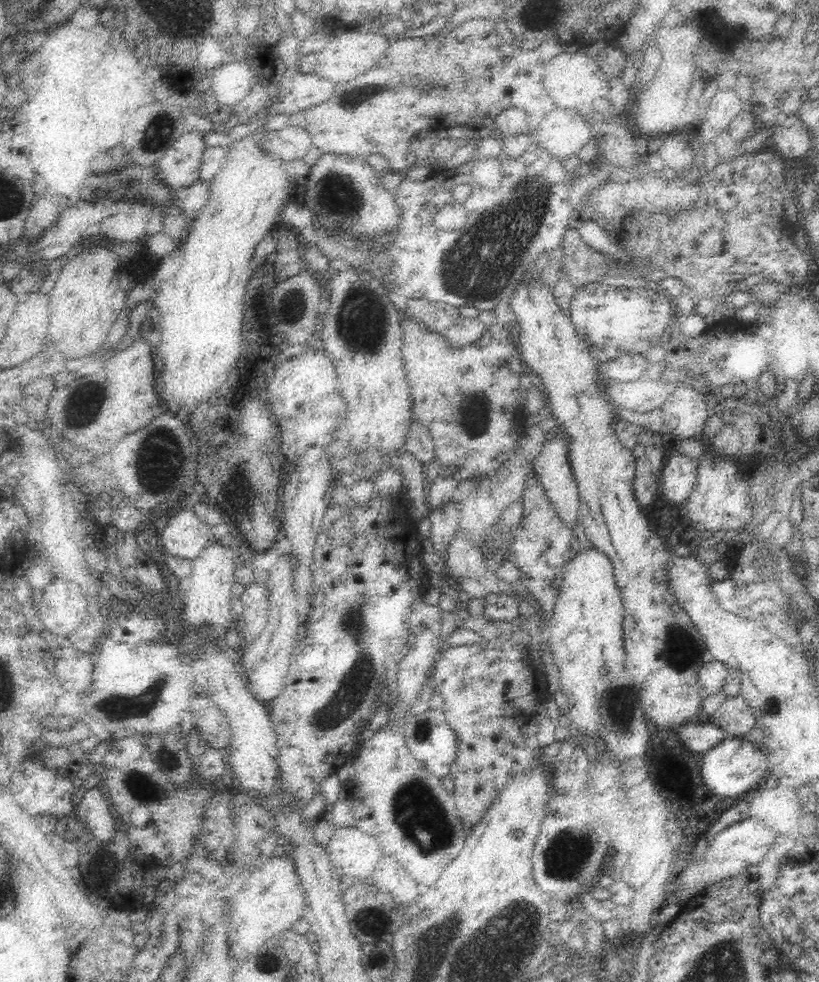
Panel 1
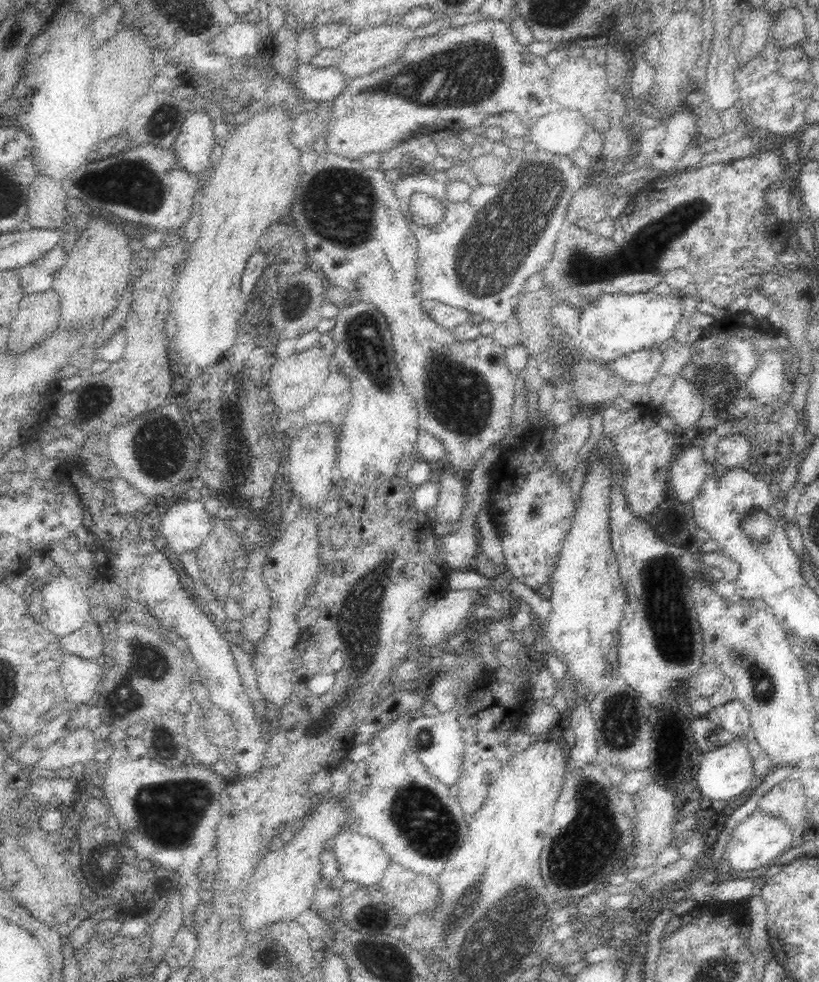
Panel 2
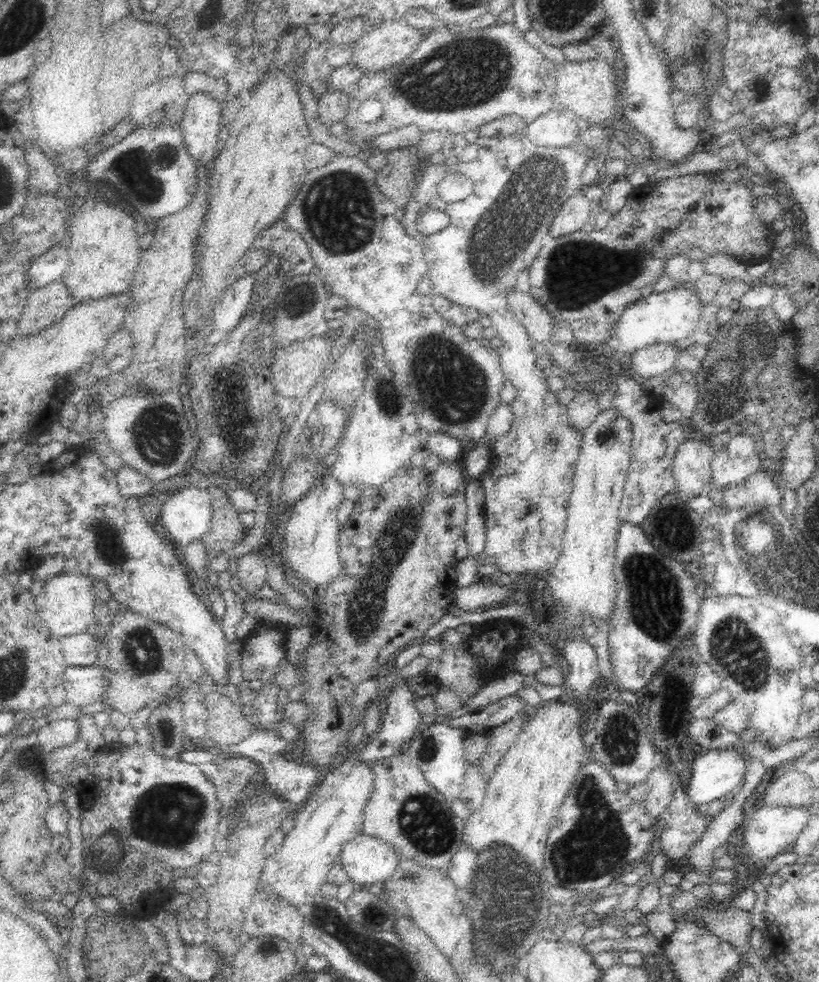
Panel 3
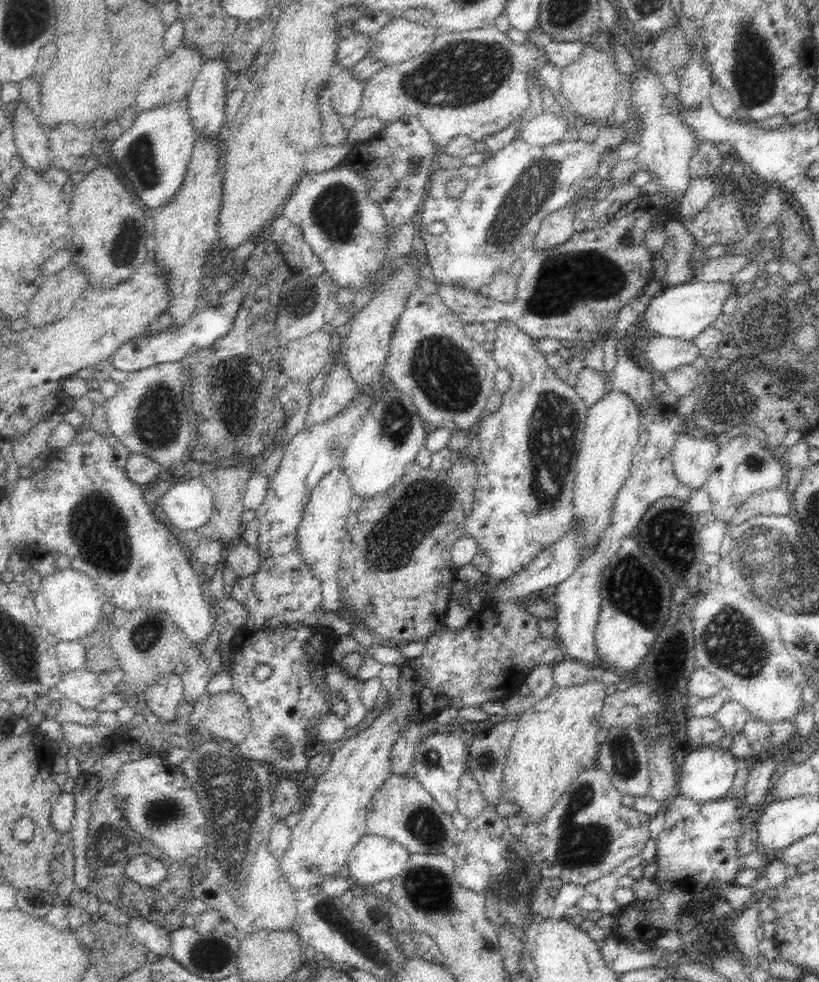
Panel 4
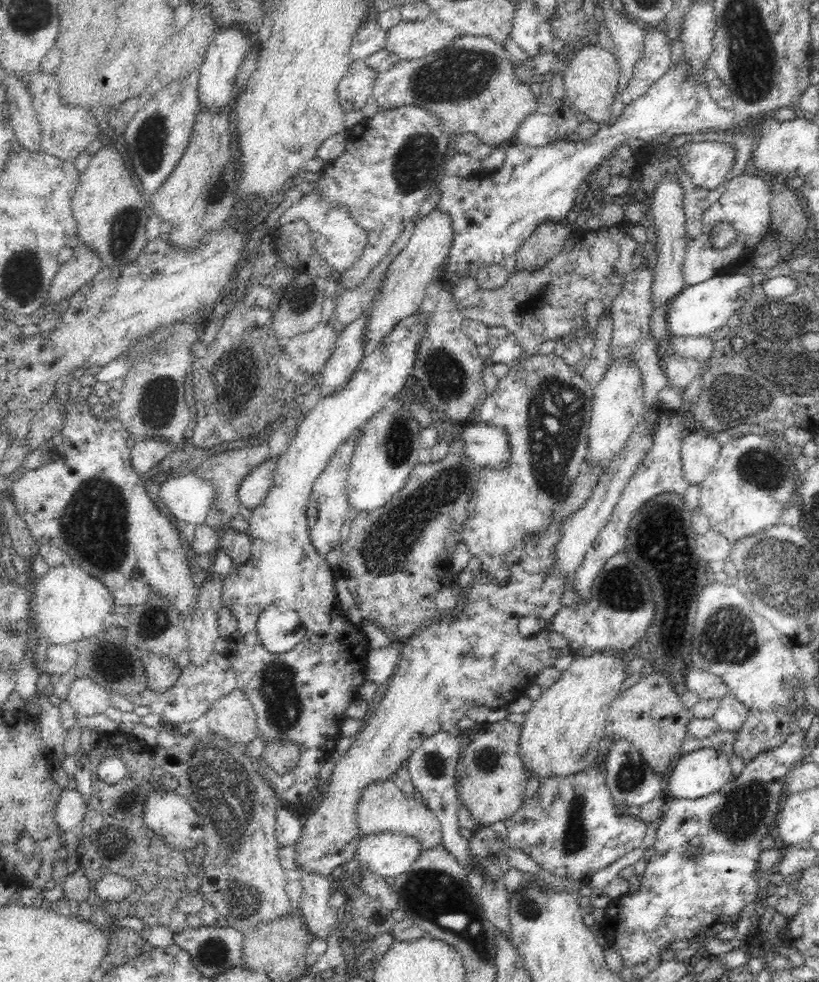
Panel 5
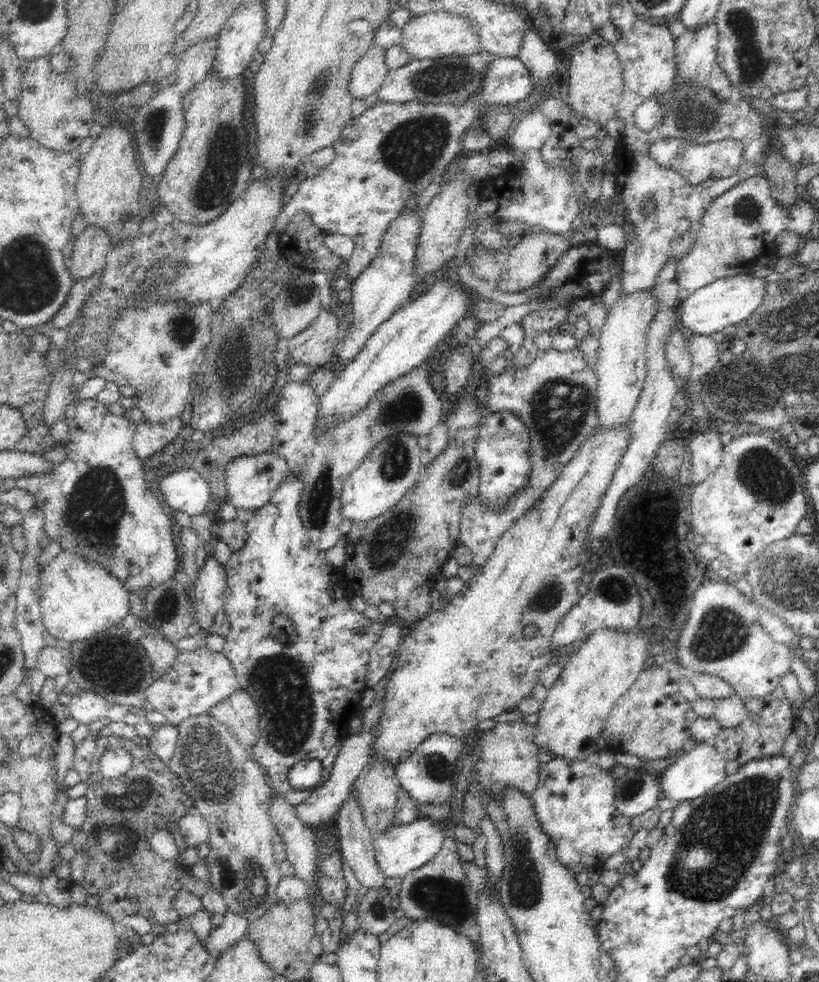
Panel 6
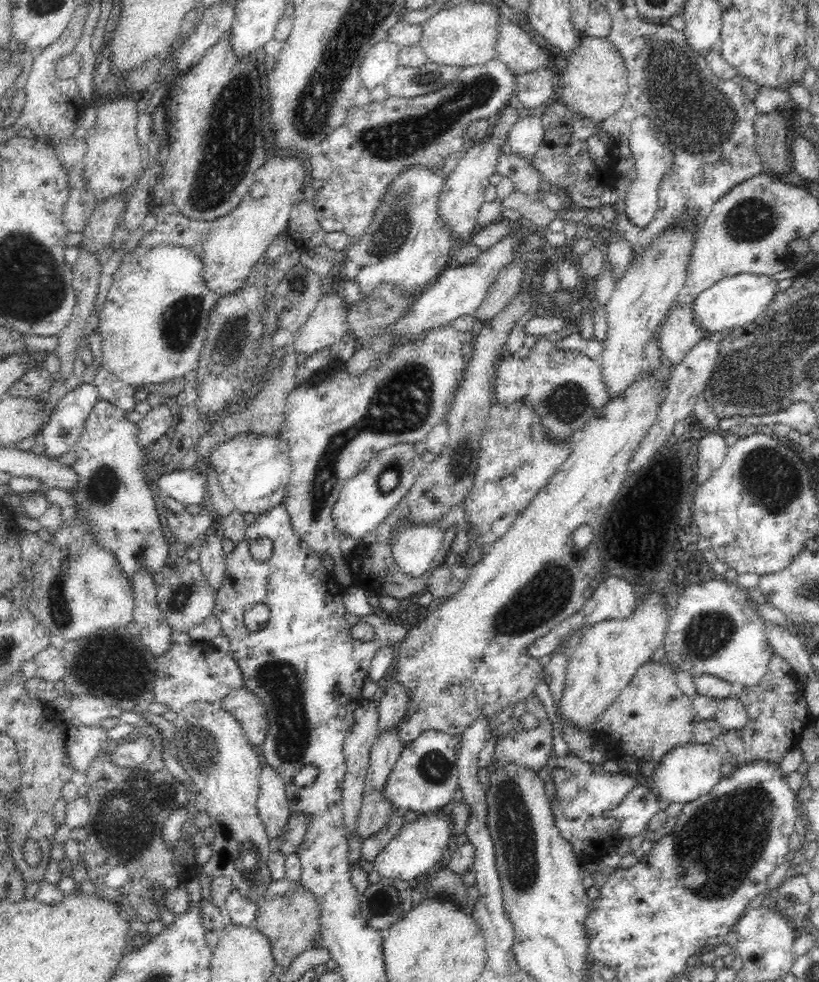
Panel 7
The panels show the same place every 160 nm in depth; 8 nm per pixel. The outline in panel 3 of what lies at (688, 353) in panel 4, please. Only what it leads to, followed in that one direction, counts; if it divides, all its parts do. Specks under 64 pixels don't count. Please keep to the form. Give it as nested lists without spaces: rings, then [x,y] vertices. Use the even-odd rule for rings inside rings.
[[[656,343],[631,354],[631,368],[642,378],[652,378],[677,367],[678,350],[672,343]]]

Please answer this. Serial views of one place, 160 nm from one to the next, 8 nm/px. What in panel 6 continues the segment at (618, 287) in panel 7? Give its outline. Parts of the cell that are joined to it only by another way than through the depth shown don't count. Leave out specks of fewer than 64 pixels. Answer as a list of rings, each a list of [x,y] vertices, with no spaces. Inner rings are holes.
[[[654,287],[619,297],[601,328],[597,354],[597,428],[616,428],[626,424],[640,398],[647,376],[647,336],[649,324],[655,315]]]

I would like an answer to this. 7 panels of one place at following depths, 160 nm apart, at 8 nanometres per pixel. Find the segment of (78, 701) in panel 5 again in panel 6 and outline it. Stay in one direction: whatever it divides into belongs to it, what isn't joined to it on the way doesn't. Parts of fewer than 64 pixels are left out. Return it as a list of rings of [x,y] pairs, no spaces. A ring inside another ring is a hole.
[[[79,690],[72,695],[67,704],[70,710],[70,718],[76,719],[78,724],[92,724],[100,718],[107,716],[111,702],[104,696],[92,690]]]

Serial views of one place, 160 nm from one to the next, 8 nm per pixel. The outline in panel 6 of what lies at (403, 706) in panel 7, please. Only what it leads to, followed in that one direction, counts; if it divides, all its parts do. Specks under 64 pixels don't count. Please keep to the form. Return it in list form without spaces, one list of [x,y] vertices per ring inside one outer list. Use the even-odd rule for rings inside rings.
[[[383,700],[375,702],[372,706],[366,707],[360,712],[361,725],[359,732],[347,736],[340,752],[338,752],[334,759],[333,768],[330,770],[328,780],[322,782],[316,789],[313,789],[310,796],[302,804],[296,806],[296,814],[306,827],[315,829],[320,823],[326,824],[326,822],[332,821],[336,817],[342,802],[346,800],[348,792],[350,792],[350,788],[353,786],[353,782],[371,760],[371,746],[375,739],[375,732],[377,731],[378,721],[382,714],[382,707]]]

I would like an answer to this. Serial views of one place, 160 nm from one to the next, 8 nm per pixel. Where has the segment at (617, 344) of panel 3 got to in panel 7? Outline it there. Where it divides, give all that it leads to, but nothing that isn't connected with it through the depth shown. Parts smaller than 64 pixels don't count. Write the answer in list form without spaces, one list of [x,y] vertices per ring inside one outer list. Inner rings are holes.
[[[735,274],[719,280],[715,286],[704,290],[692,302],[691,309],[694,311],[695,319],[702,330],[708,332],[722,332],[728,328],[738,328],[748,324],[750,320],[756,320],[760,316],[776,292],[776,280],[771,276],[760,274]]]

